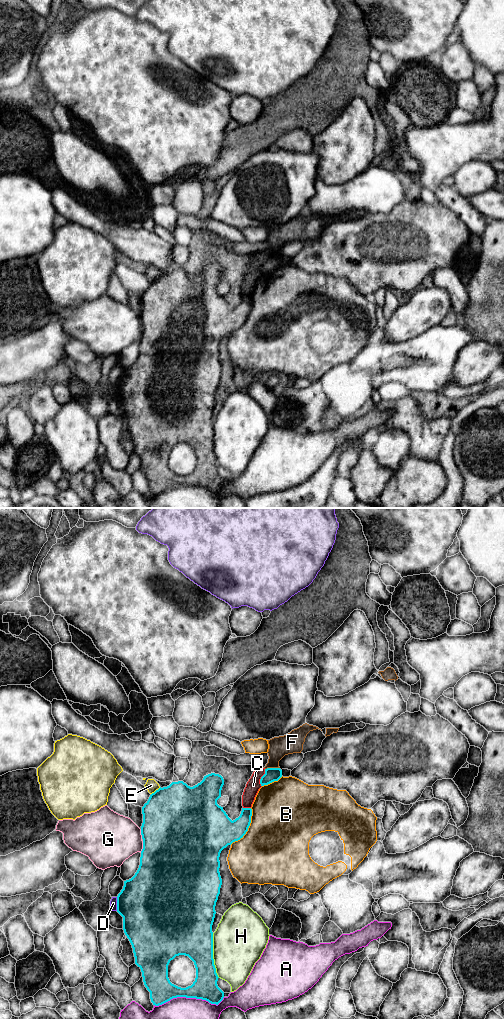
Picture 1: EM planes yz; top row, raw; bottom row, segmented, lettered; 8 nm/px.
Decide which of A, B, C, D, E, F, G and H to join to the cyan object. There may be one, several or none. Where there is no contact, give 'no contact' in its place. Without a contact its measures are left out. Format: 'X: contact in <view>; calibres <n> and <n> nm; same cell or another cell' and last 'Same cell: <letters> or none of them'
A: contact in yz; calibres 200 and 180 nm; another cell
B: contact in yz; calibres 280 and 500 nm; another cell
C: contact in yz; calibres 110 and 110 nm; another cell
D: contact in yz; calibres 480 and 60 nm; another cell
E: contact in yz; calibres 480 and 100 nm; another cell
F: contact in yz; calibres 110 and 160 nm; another cell
G: contact in yz; calibres 500 and 380 nm; another cell
H: contact in yz; calibres 360 and 420 nm; another cell
Same cell: none of them

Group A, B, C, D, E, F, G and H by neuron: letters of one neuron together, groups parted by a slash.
A / B / C F / D / E / G / H

